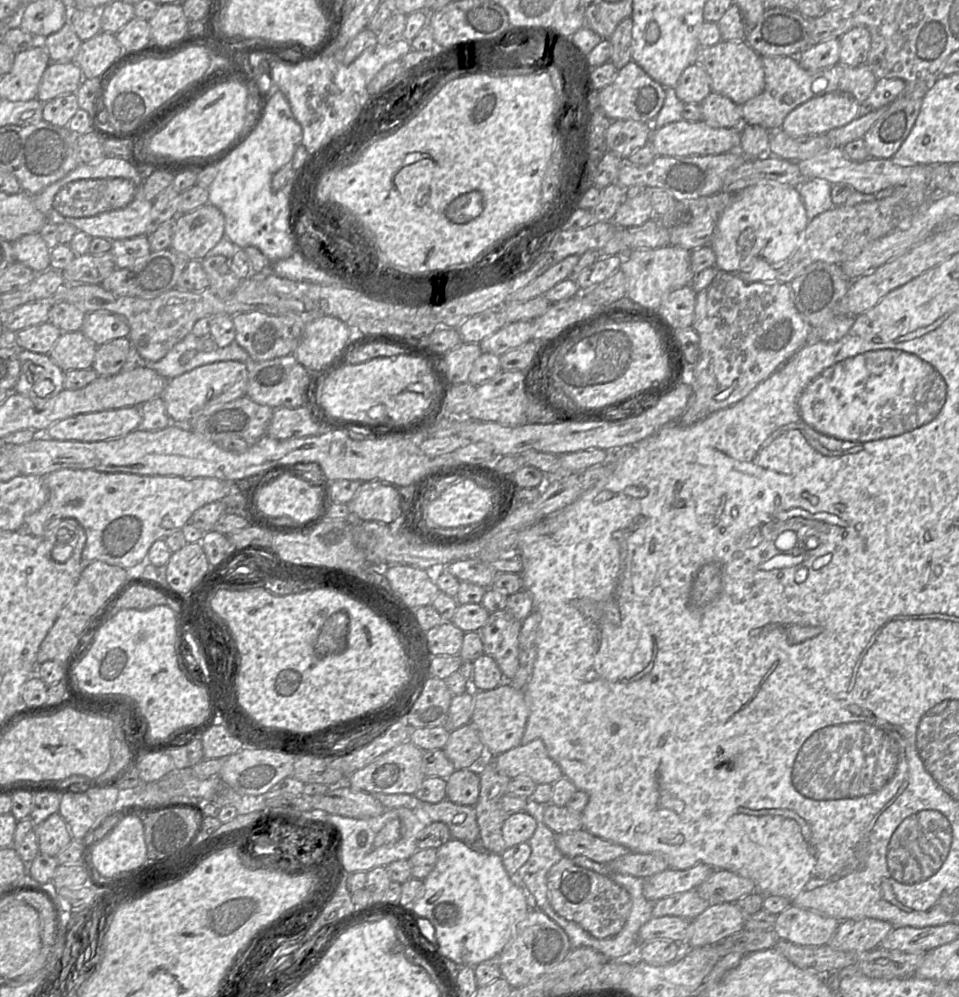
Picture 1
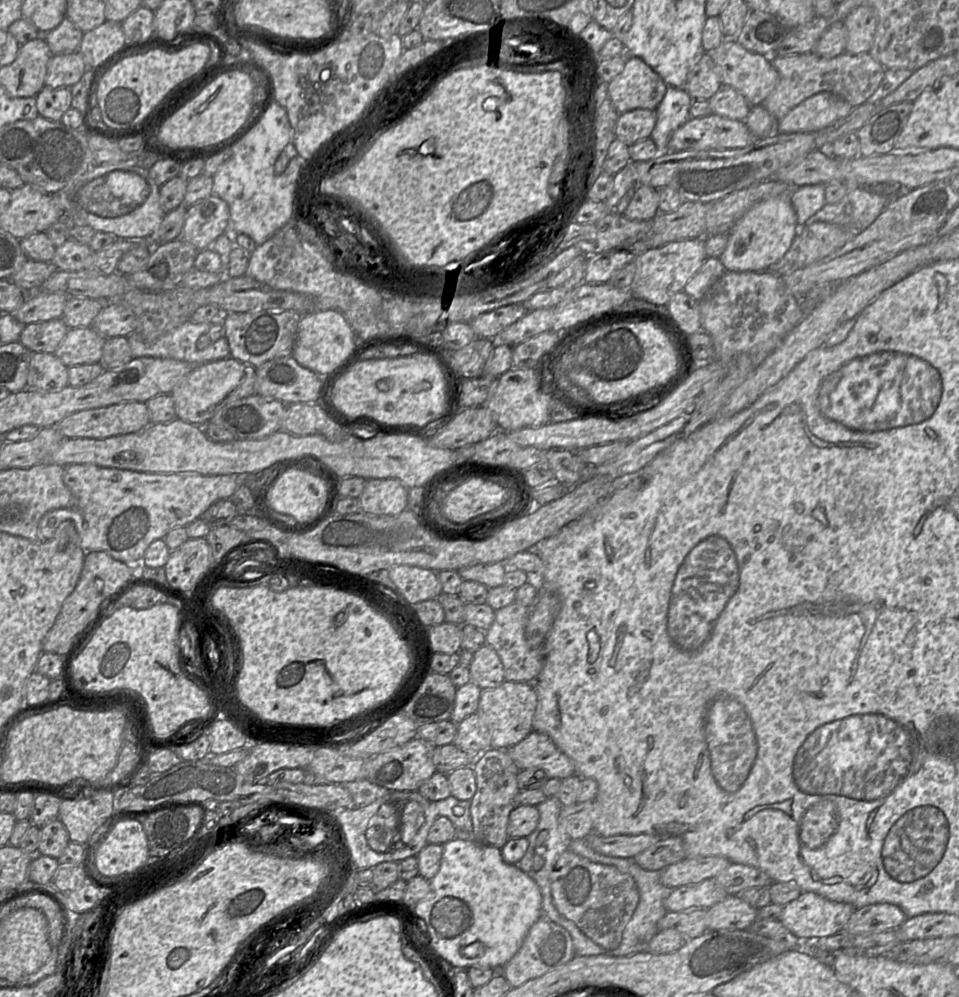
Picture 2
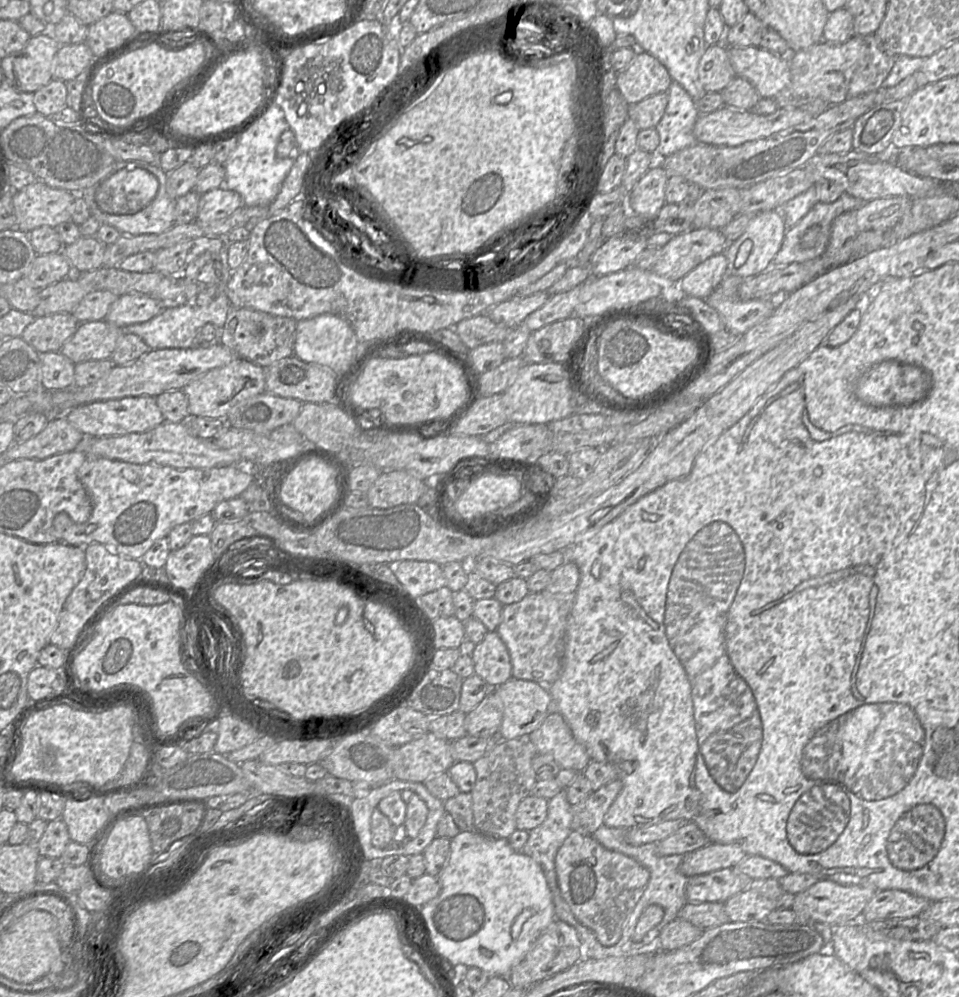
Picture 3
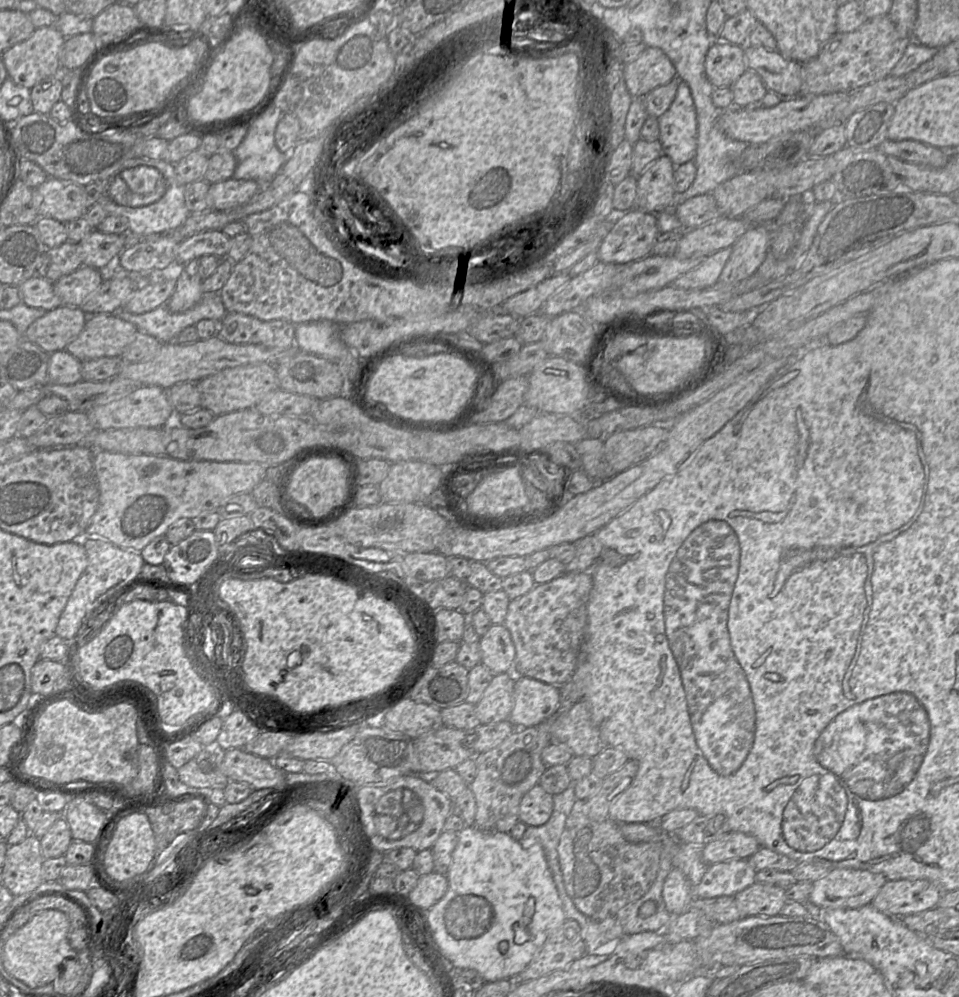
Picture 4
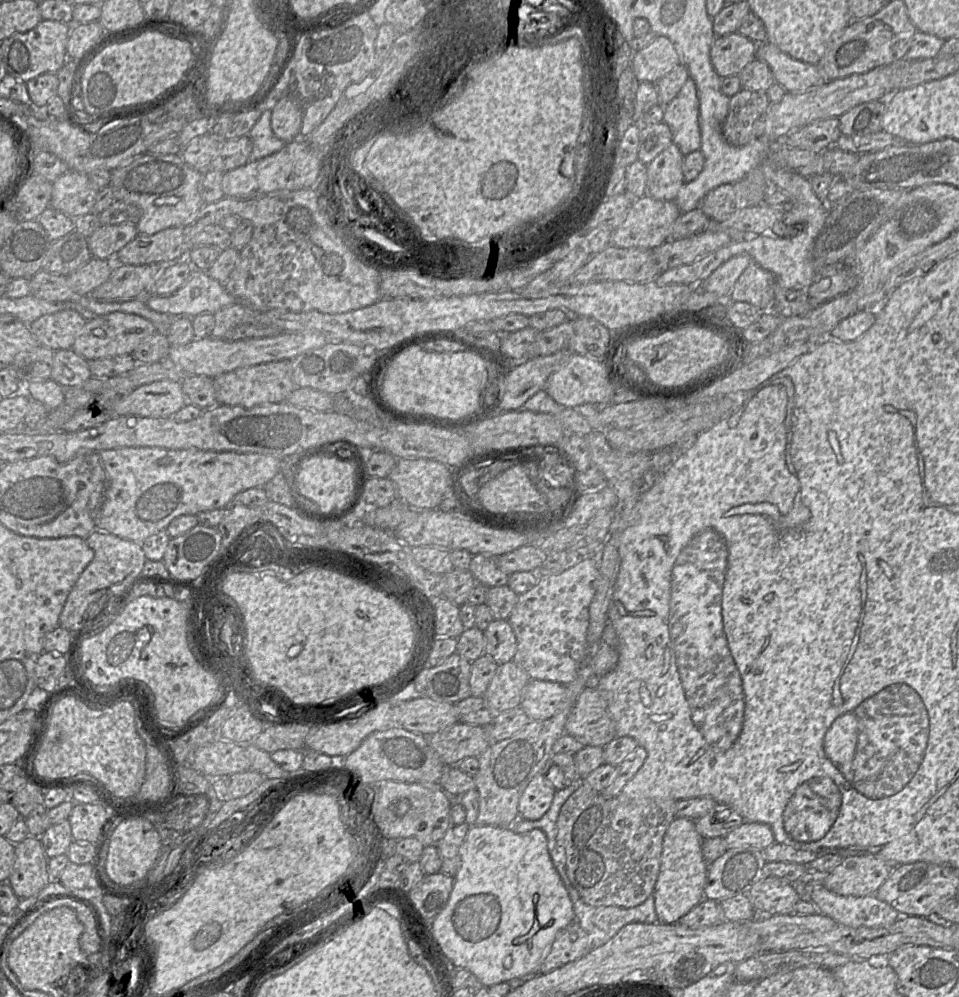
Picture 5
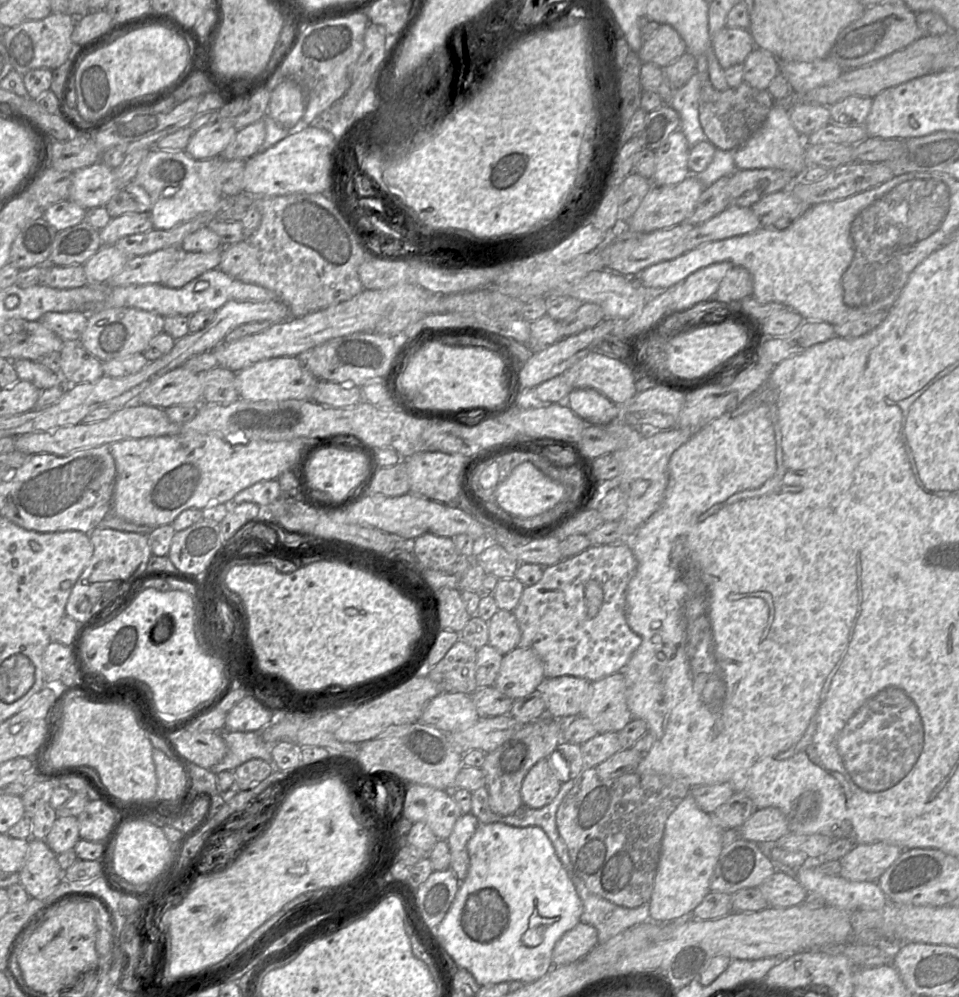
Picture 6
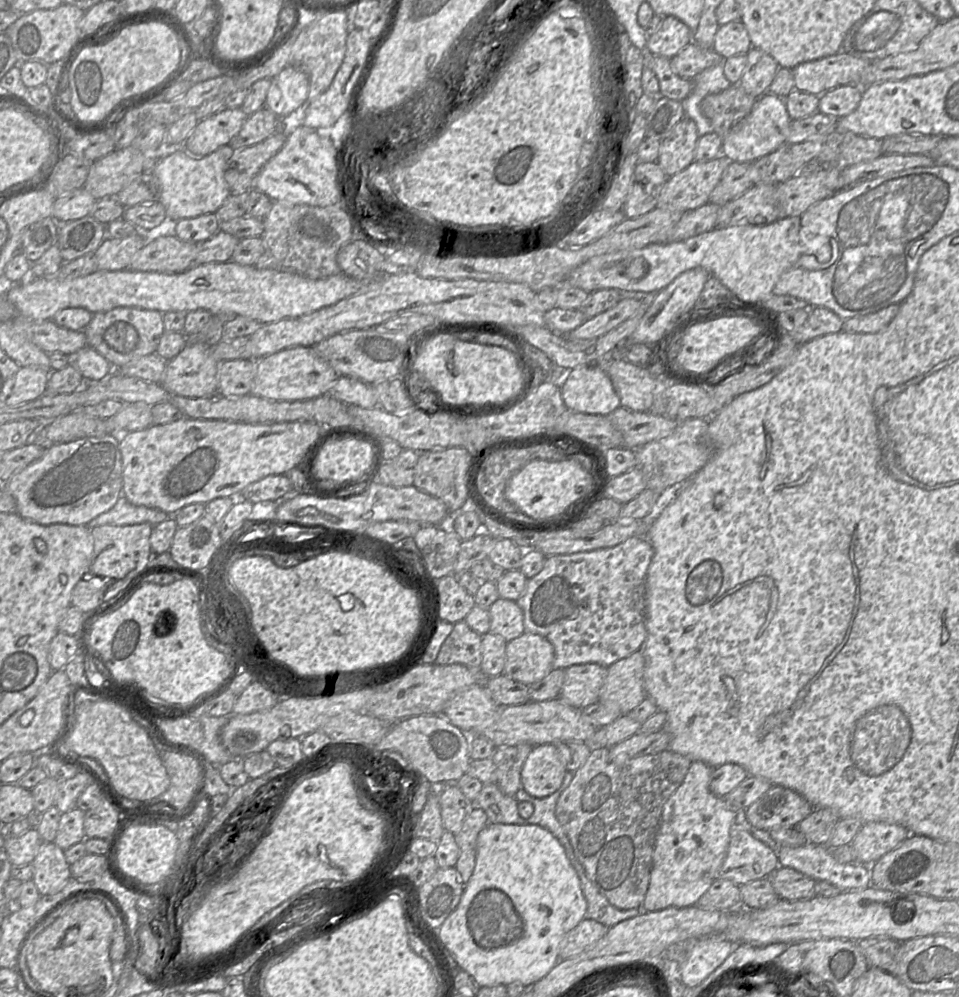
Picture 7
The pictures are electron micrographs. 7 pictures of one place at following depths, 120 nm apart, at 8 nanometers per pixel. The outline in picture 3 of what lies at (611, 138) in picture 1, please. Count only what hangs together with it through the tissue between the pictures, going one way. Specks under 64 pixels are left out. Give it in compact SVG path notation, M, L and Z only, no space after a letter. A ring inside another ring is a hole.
M668 93L652 95L638 103L629 104L628 118L639 130L655 128L664 115L668 103Z

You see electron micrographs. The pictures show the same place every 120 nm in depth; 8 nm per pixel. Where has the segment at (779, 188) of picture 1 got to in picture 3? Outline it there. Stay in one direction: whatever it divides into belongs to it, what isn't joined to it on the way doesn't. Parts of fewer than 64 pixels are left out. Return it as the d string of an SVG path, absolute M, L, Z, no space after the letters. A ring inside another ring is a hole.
M779 210L763 211L755 215L743 234L729 243L723 252L727 259L726 276L735 276L743 280L756 276L771 267L771 262L780 250L786 226Z

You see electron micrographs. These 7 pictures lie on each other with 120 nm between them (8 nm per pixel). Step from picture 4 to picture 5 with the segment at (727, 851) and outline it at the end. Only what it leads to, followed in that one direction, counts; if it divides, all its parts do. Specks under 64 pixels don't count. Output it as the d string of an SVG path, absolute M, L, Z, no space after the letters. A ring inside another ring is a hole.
M744 821L724 837L726 849L754 847L763 850L775 842L771 828L764 823Z

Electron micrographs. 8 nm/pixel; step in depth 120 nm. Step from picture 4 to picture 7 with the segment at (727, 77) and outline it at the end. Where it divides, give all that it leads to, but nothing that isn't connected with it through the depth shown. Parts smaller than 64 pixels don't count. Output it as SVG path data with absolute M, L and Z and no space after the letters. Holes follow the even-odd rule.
M741 20L719 26L715 34L713 49L723 59L747 54L751 48L750 37Z

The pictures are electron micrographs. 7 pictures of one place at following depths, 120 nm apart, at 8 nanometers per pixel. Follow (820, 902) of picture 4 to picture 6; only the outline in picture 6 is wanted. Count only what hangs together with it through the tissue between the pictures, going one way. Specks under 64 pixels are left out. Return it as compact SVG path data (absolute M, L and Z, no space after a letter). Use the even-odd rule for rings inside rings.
M886 842L856 844L841 858L840 876L857 882L877 882L895 862L902 849Z

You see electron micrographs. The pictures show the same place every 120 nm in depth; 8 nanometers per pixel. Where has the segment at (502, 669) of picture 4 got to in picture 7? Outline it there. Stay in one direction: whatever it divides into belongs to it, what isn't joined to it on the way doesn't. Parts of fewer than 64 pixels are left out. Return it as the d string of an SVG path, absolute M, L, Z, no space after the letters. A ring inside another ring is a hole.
M499 598L488 609L490 616L490 632L500 635L509 642L524 631L523 612L516 603L509 599Z

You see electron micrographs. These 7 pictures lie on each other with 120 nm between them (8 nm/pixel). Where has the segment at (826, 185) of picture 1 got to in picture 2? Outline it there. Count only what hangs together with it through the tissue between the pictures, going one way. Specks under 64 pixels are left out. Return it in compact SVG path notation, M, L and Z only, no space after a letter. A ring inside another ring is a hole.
M823 184L803 185L793 189L788 200L796 213L797 224L803 225L826 204L825 186Z

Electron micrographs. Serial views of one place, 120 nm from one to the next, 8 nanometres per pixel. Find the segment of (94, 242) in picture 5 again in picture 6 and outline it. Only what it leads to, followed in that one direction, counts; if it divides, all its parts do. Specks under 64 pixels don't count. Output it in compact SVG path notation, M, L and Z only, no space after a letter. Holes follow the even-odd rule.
M149 212L126 213L112 218L111 221L99 231L102 245L114 245L119 239L132 235L145 233L153 229Z

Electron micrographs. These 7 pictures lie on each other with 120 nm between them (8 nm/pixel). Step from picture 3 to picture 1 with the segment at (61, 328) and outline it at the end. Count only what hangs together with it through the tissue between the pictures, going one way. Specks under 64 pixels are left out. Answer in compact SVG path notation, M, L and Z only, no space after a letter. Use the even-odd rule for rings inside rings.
M51 322L30 326L16 333L15 347L49 355L61 334Z

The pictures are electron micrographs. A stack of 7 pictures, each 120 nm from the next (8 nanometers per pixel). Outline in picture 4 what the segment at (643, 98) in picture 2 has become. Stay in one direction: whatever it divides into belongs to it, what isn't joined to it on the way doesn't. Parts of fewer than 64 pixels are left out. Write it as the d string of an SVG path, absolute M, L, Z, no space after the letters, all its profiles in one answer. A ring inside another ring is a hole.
M646 47L634 61L624 66L623 78L633 98L643 98L655 88L677 77L668 56L657 47Z

